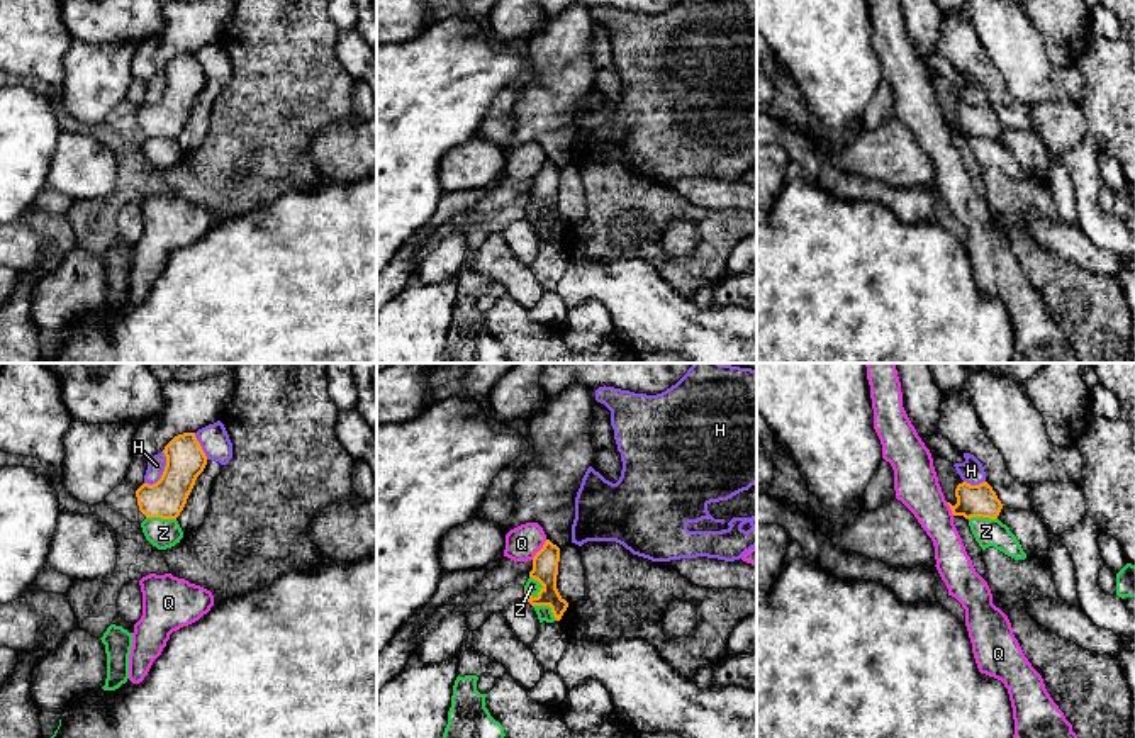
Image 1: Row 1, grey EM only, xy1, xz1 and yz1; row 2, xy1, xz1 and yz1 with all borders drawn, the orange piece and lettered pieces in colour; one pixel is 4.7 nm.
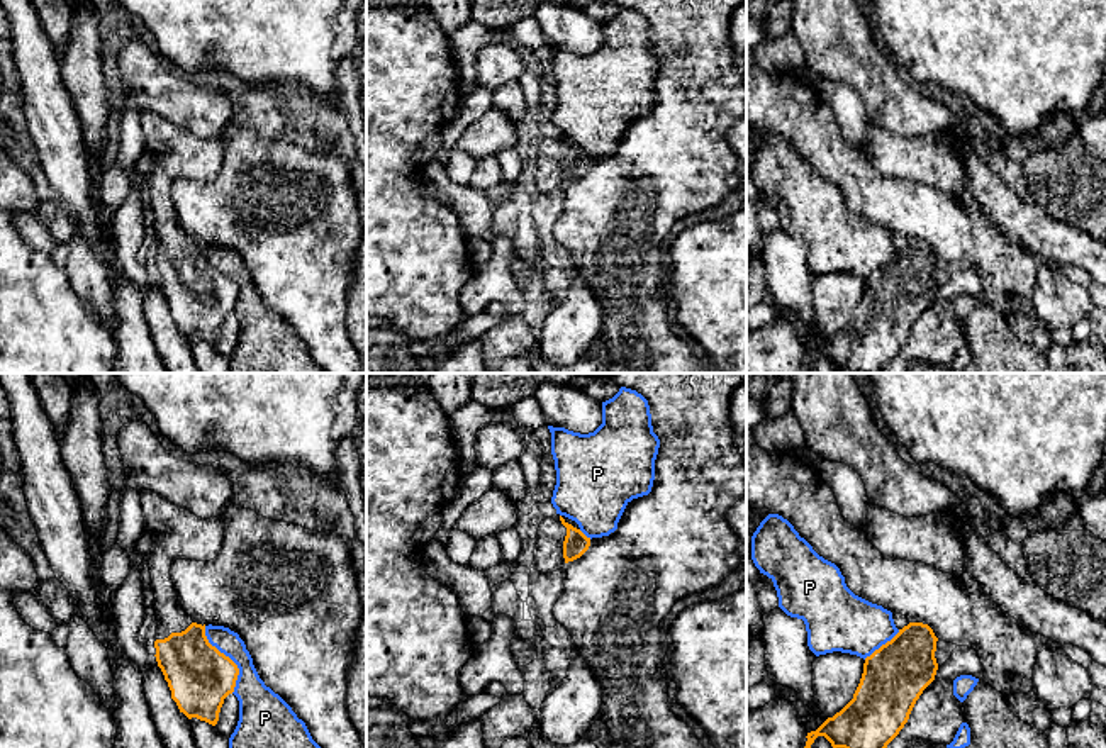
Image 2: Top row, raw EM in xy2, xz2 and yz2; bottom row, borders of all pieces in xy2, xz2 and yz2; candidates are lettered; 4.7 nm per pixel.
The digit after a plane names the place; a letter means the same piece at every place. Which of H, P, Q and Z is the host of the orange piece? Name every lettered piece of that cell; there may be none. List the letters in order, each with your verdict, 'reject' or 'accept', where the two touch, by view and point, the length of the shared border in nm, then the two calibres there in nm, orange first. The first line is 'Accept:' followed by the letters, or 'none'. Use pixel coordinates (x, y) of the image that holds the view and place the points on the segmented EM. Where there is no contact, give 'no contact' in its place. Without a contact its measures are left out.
Accept: none
H: reject; contact xy1 (163, 472); length 180 nm; calibres 190 and 80 nm
P: reject; contact xy2 (229, 658); length 340 nm; calibres 300 and 180 nm
Q: reject; contact xz1 (540, 550); length 120 nm; calibres 130 and 160 nm
Z: reject; contact xz1 (542, 584); length 120 nm; calibres 130 and 70 nm

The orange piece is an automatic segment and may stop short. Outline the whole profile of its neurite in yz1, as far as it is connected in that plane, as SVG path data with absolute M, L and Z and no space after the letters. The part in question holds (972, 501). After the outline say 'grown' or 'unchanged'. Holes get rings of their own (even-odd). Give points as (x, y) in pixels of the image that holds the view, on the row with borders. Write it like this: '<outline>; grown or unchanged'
M962 482L955 489L957 504L952 506L947 502L952 509L953 516L964 516L965 519L970 517L989 517L998 519L1003 504L998 499L996 492L987 482L982 482L979 485L970 485L967 482Z; unchanged

